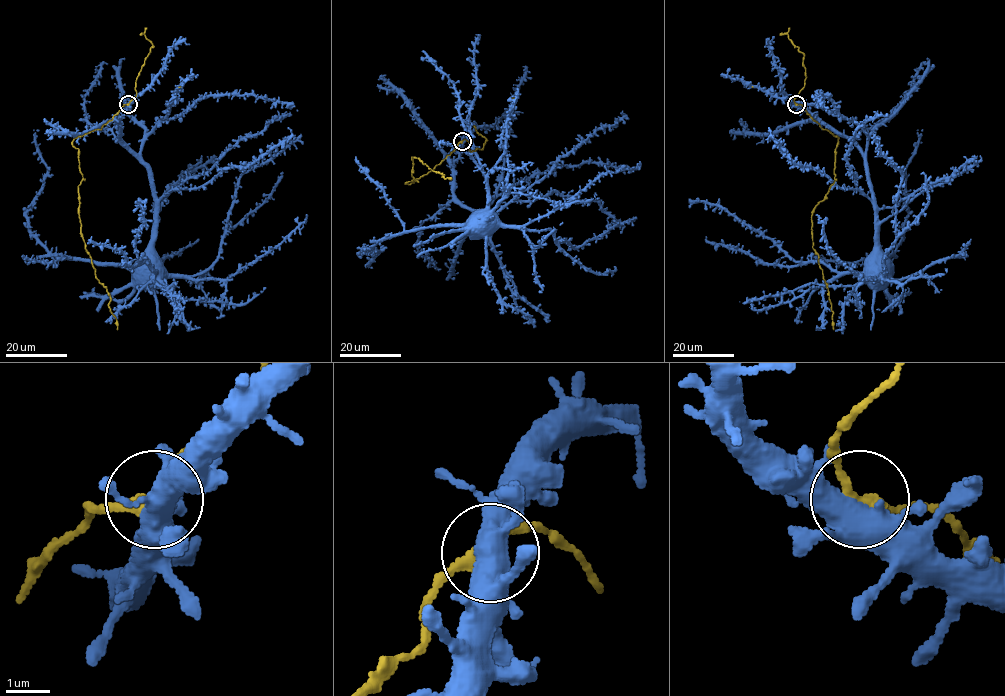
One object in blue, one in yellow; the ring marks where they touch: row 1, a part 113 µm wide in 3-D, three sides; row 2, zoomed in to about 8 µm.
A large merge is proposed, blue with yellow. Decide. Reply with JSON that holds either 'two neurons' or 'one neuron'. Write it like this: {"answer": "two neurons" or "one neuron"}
{"answer": "one neuron"}

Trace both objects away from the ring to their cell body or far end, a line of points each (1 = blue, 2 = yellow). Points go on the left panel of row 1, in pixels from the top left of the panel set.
1: (128, 104), (120, 140), (147, 172), (154, 250), (168, 273), (203, 272), (220, 249), (237, 179), (303, 144)
2: (128, 104), (100, 129), (72, 142), (83, 176), (78, 186), (80, 234), (96, 278), (110, 296), (117, 329)

